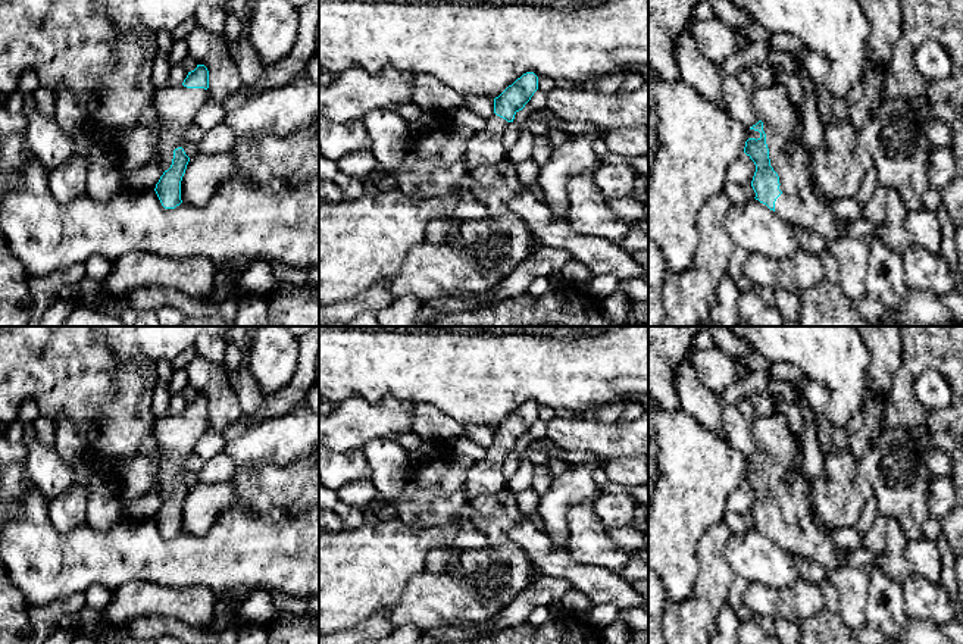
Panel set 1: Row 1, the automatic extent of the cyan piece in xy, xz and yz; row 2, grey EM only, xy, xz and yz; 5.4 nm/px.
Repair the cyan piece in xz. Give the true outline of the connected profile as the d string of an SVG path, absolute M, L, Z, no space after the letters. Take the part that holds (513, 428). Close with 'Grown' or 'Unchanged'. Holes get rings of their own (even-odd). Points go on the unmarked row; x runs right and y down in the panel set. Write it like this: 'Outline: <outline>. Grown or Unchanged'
Outline: M526 401L494 428L494 443L487 447L487 456L475 462L468 472L465 481L468 495L503 495L506 491L503 462L537 419L538 406L534 401Z. Grown

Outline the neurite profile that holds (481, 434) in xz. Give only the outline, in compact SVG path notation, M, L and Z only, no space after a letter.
M468 425L466 437L484 447L490 447L494 443L494 428L487 425Z

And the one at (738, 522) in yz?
M731 510L725 512L723 522L729 526L732 534L740 534L756 526L756 522L751 515L735 513Z

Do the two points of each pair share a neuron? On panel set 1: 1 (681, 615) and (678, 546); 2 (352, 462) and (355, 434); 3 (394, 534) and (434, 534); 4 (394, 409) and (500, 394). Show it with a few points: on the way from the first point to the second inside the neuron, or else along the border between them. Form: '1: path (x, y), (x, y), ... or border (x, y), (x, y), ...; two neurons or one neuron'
1: border (700, 572), (696, 588), (685, 599), (669, 602); two neurons
2: border (360, 447), (334, 452); two neurons
3: path (405, 535), (424, 535); one neuron
4: border (415, 402), (385, 397), (380, 403); two neurons

